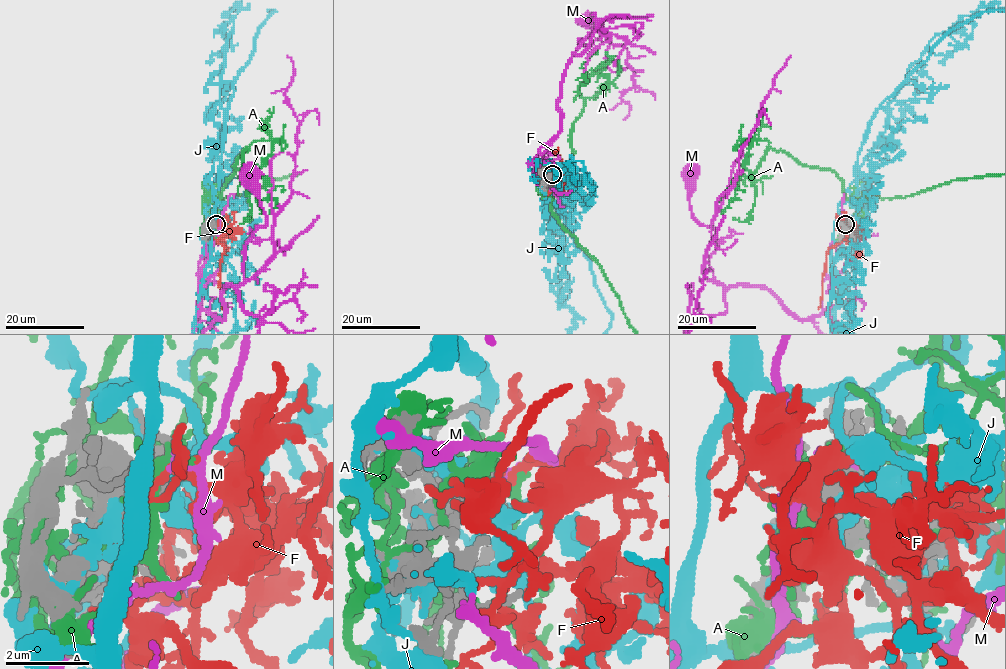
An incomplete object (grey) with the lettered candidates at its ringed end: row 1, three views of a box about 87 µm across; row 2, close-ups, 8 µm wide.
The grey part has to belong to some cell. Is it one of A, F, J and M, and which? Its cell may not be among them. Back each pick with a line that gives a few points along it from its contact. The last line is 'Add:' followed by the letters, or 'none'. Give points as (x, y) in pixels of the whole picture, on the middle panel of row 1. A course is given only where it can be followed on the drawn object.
F: via (551, 174), (556, 173), (554, 181), (550, 178), (551, 171), (560, 162), (554, 150), (558, 147)
Add: F

